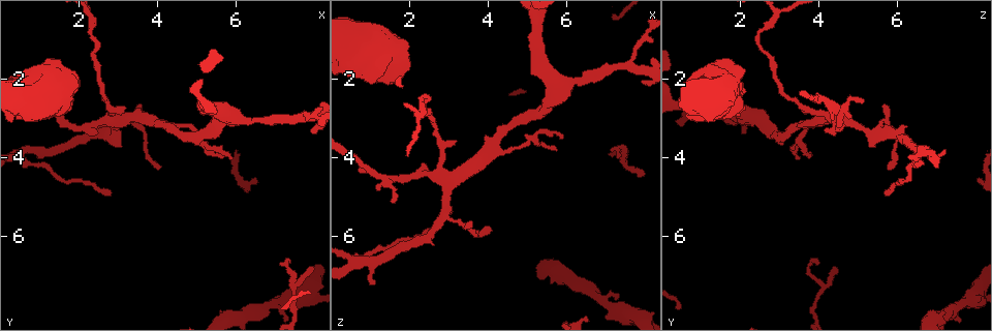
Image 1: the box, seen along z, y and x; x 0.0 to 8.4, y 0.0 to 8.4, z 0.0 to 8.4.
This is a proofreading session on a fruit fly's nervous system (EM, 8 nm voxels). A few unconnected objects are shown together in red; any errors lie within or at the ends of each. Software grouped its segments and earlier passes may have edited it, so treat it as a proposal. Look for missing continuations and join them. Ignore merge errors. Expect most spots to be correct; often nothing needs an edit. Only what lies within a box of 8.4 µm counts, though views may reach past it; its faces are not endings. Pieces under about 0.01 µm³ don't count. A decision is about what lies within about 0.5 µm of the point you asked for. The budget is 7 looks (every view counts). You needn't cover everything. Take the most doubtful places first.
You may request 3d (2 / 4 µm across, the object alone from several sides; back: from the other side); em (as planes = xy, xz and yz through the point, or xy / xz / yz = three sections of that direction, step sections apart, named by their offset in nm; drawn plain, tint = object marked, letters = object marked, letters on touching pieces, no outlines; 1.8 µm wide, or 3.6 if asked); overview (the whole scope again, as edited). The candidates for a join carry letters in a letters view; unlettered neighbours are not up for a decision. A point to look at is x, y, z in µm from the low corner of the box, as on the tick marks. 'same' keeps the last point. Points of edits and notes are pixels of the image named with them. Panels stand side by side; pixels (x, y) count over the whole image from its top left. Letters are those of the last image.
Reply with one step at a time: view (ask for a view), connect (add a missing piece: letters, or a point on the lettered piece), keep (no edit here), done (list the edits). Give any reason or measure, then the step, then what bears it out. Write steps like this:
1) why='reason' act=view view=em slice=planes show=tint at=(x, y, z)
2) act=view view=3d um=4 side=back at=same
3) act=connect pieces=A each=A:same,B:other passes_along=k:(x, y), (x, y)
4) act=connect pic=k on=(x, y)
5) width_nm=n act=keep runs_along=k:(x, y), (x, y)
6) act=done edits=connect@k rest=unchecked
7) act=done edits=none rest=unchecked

why='sharp bend' act=view view=3d um=2 at=(3.05, 3.10, 4.55)

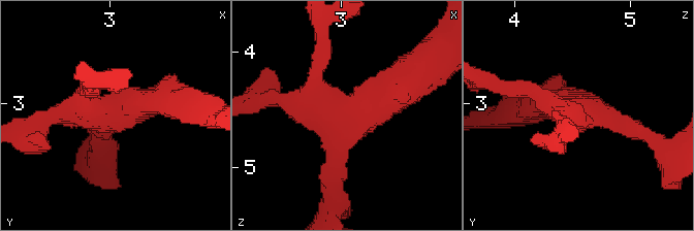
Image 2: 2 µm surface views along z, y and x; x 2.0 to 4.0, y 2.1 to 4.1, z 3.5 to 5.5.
arms=4 why='need the tissue' act=view view=em um=3.6 slice=planes show=tint at=(3.00, 3.08, 4.58)

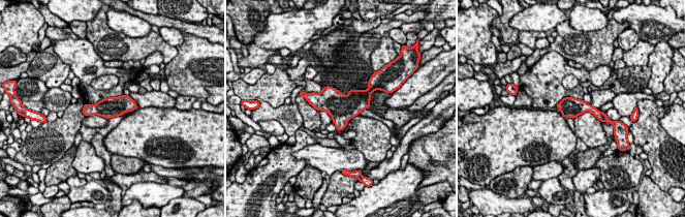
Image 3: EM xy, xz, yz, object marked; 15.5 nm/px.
why='what lies round it' act=view view=em um=3.6 slice=planes show=letters at=same

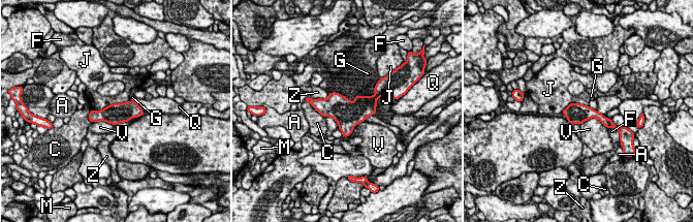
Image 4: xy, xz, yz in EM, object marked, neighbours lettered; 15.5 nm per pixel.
act=keep each=A:other,C:other,F:other,G:other,J:other,M:other,Q:other,V:other,Z:other border=4:(579, 124), (597, 118), (607, 128) found='no lettered piece goes on from it'

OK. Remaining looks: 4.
why='sharp bend' act=view view=em slice=planes show=plain at=(0.65, 3.80, 6.65)

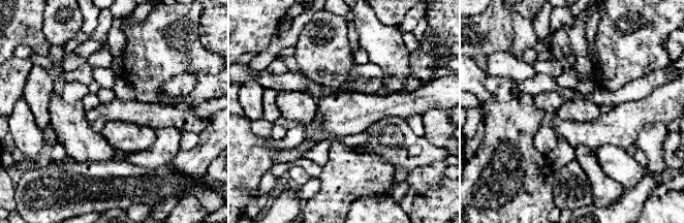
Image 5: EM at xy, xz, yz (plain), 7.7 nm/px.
act=view view=em slice=planes show=letters at=same

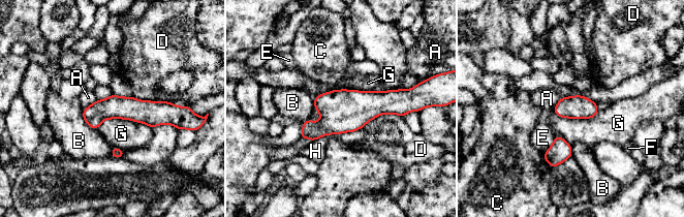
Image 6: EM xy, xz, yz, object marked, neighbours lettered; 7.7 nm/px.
act=keep each=A:other,B:other,C:other,D:other,E:other,F:other,G:other,H:other found='no lettered piece goes on from it'

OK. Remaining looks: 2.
why='tapers out' act=view view=em slice=yz step=4 show=tint at=(7.95, 6.80, 4.50)

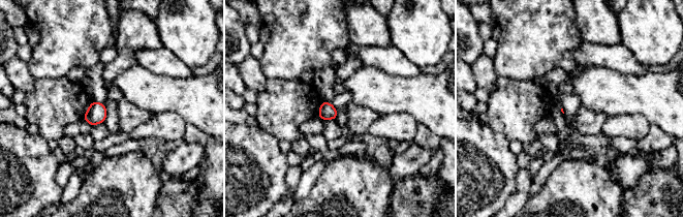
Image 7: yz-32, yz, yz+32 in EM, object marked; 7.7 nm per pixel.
why='another direction' act=view view=em slice=planes show=letters at=same

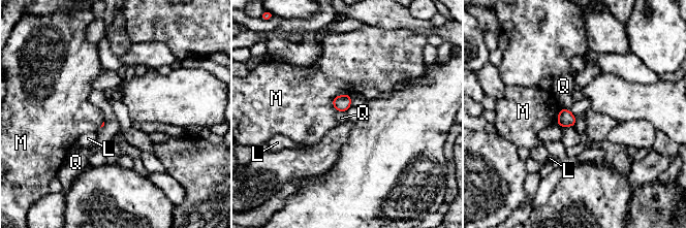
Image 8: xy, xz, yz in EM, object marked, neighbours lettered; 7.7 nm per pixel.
act=keep each=L:other,M:other,Q:other border=8:(337, 110), (345, 112) found='none of them fits'

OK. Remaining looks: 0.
act=done edits=none rest=unchecked

